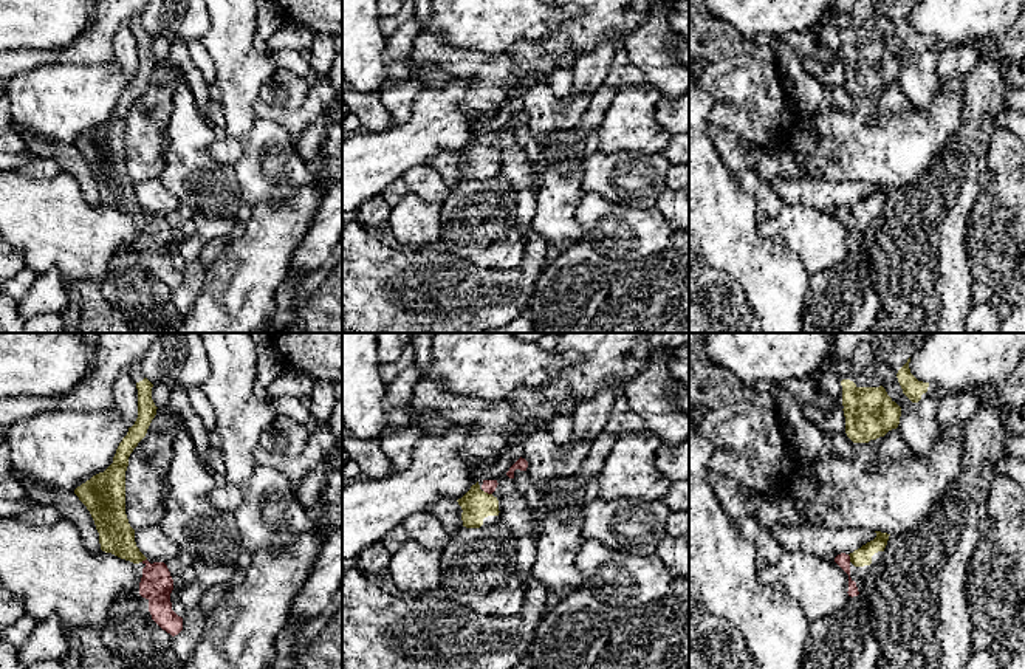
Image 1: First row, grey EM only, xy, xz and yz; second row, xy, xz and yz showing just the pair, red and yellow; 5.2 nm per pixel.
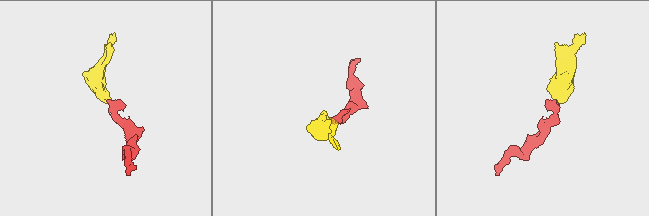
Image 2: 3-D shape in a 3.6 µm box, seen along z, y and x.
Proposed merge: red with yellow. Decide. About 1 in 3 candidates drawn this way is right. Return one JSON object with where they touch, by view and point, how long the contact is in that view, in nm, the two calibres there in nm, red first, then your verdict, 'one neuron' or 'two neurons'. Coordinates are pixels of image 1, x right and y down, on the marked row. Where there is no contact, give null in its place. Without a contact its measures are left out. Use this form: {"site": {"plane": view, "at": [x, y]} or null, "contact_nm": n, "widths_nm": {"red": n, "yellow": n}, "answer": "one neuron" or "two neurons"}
{"site": {"plane": "xz", "at": [488, 493]}, "contact_nm": 50, "widths_nm": {"red": 70, "yellow": 160}, "answer": "one neuron"}

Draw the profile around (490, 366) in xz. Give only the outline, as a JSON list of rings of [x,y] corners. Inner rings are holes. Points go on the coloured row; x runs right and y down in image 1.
[[[434,333],[429,376],[451,393],[485,401],[503,401],[512,390],[547,390],[556,378],[579,361],[576,352],[554,353],[511,333]]]

